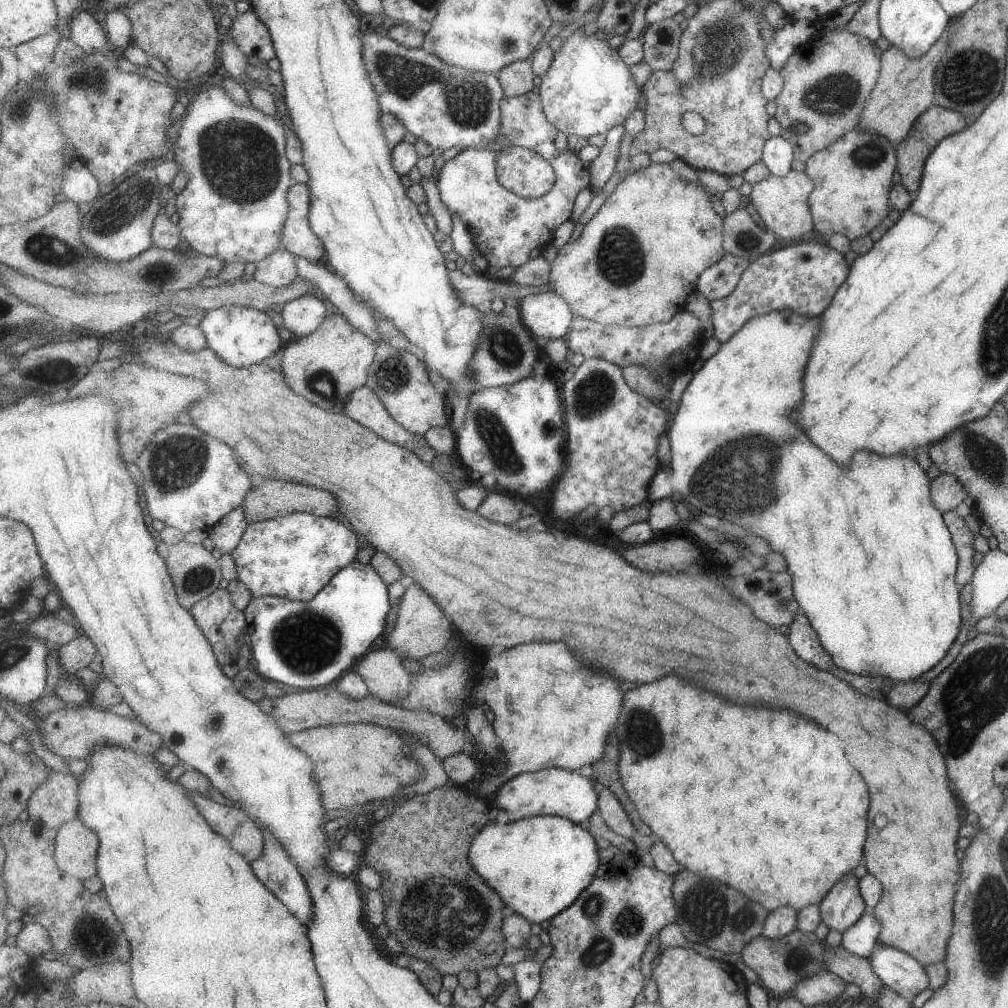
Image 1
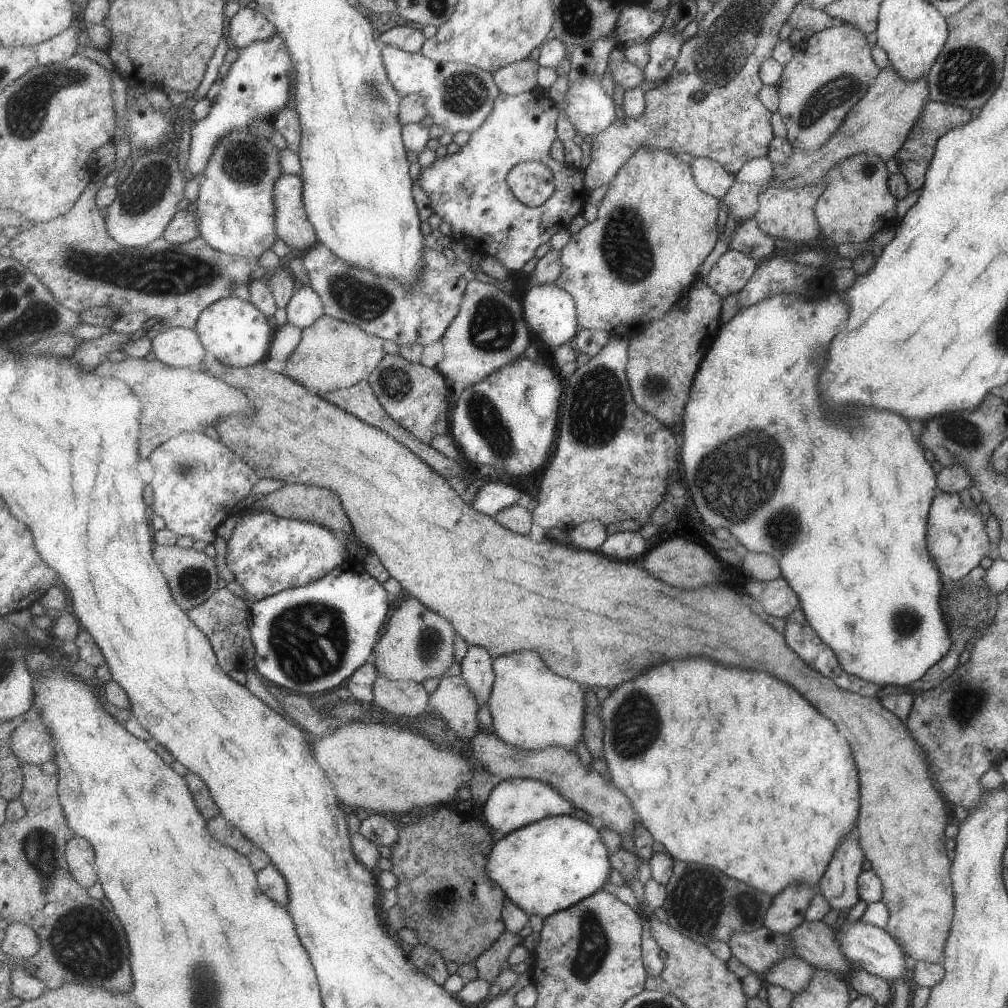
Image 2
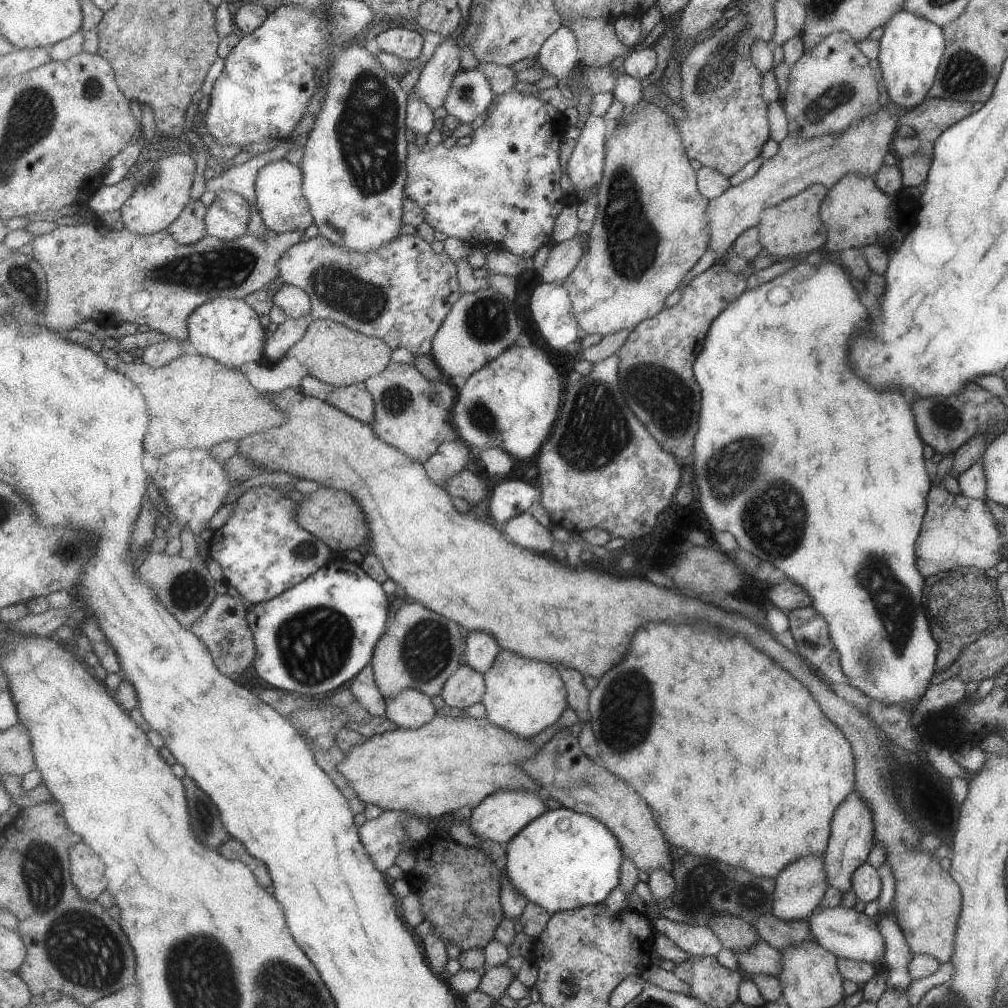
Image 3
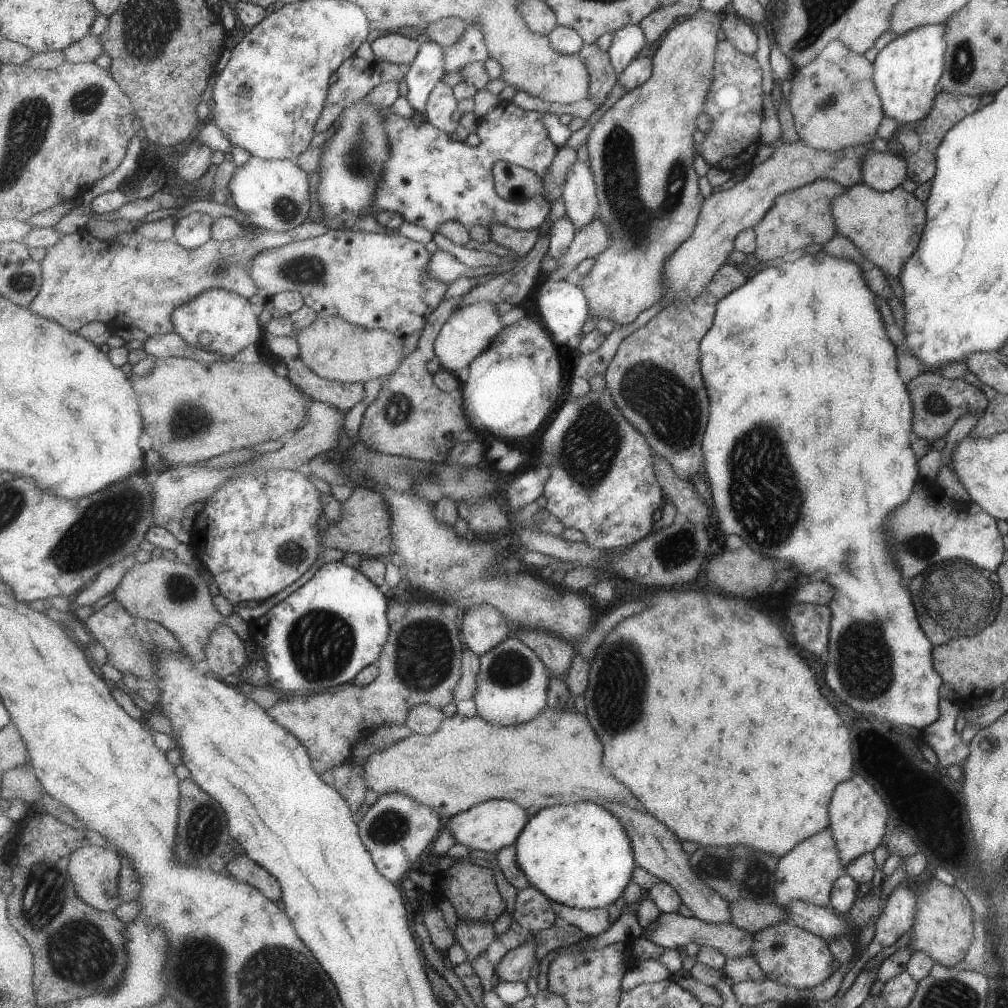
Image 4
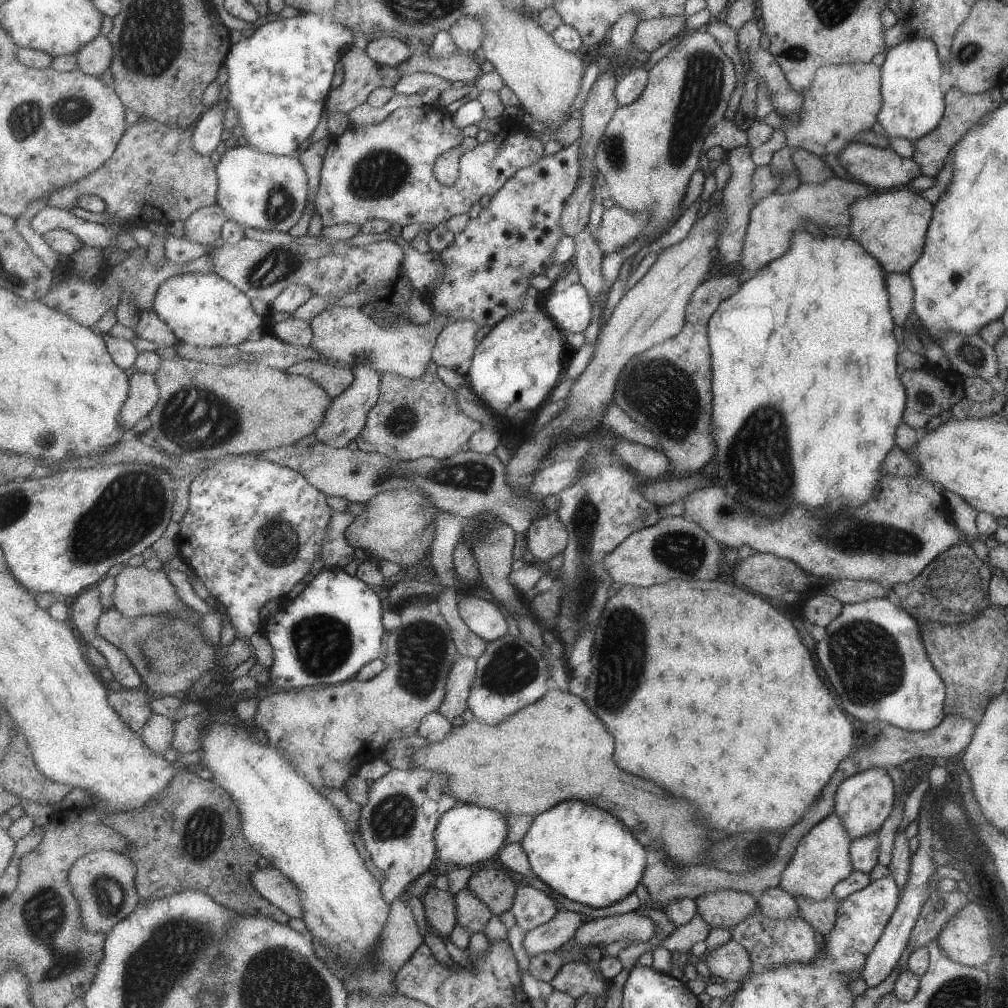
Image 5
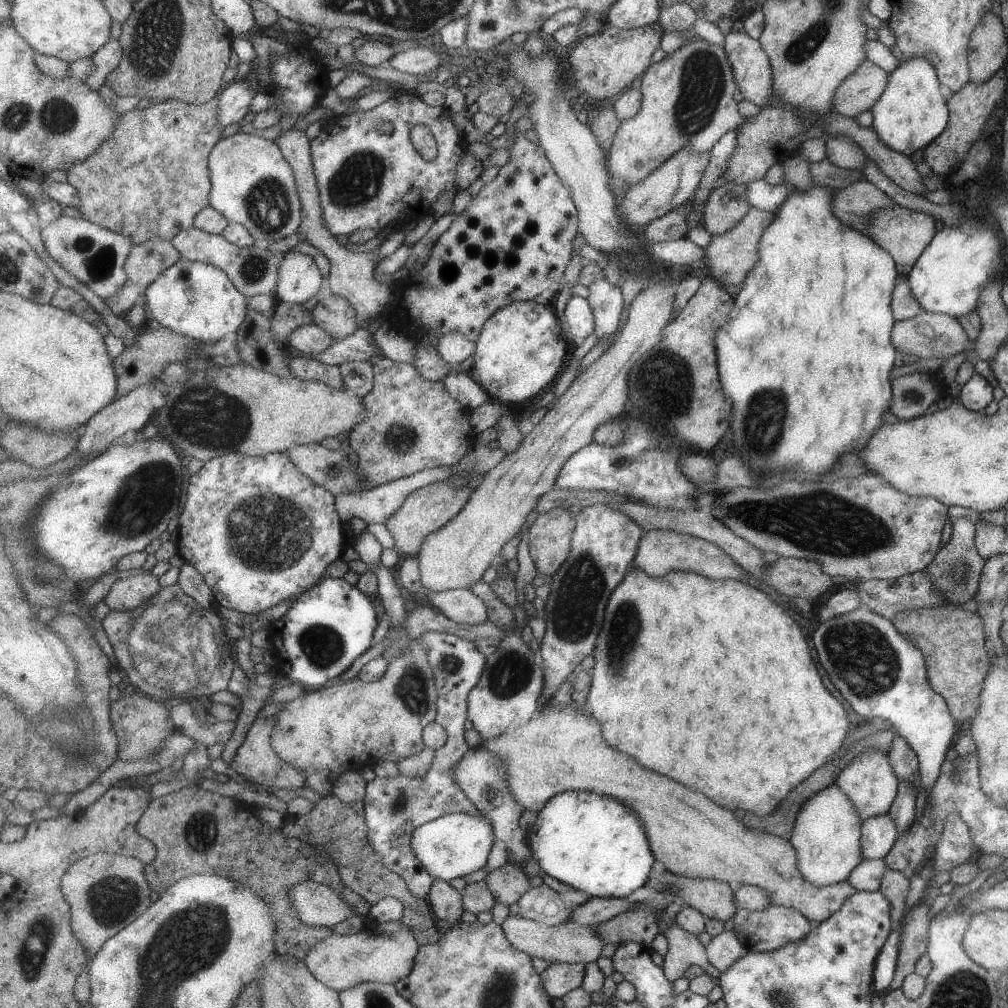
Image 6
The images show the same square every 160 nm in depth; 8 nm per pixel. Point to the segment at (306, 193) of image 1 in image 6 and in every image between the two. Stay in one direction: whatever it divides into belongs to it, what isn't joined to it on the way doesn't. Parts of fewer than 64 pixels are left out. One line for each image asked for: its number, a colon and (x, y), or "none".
2: (293, 225)
3: (279, 185)
4: (275, 195)
5: (261, 190)
6: (253, 183)

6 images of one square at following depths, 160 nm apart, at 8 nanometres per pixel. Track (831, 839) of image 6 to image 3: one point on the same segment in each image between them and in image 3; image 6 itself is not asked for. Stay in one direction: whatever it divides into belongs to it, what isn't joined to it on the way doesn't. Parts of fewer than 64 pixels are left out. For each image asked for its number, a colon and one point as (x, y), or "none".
3: (798, 888)
4: (806, 873)
5: (822, 857)

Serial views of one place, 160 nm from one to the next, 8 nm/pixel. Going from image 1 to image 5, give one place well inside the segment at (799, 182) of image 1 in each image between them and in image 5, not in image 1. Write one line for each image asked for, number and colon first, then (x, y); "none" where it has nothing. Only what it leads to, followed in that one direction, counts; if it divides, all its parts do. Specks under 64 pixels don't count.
2: (785, 213)
3: (793, 226)
4: (798, 217)
5: (773, 218)

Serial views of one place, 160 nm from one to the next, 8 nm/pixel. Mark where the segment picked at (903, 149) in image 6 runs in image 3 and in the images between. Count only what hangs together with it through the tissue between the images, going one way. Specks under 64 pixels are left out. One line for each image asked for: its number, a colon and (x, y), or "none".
3: (910, 49)
4: (905, 71)
5: (909, 76)

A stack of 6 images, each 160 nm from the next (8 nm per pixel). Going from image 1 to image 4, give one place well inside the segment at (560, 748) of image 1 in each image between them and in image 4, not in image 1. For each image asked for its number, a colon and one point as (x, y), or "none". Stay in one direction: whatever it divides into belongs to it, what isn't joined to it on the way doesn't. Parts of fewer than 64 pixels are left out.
2: (532, 708)
3: (525, 696)
4: (513, 684)

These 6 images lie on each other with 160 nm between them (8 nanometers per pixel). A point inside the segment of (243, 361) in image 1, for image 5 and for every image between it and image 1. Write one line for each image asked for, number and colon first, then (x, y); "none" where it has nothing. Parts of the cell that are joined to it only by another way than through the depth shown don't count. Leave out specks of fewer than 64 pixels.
2: (234, 331)
3: (229, 330)
4: (218, 320)
5: (202, 309)

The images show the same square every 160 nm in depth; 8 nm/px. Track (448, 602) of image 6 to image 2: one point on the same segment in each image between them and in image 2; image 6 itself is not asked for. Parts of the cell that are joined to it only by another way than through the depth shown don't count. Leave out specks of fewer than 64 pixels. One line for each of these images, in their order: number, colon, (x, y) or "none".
2: (477, 667)
3: (481, 649)
4: (484, 628)
5: (484, 617)

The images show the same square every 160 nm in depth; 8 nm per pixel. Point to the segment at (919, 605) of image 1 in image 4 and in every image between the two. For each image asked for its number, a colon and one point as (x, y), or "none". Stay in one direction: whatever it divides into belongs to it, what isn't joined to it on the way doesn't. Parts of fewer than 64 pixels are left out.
2: (846, 520)
3: (853, 480)
4: (798, 363)

